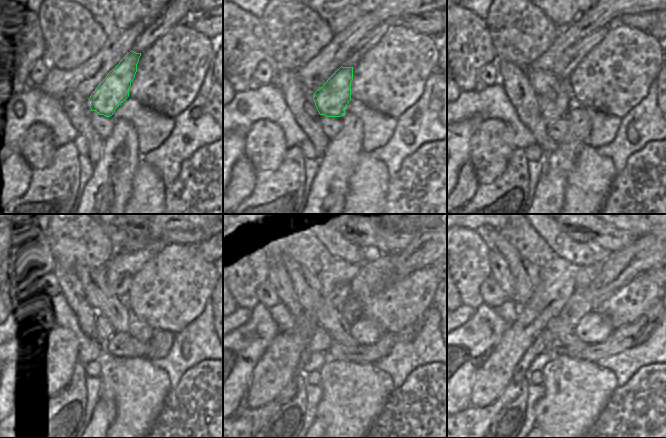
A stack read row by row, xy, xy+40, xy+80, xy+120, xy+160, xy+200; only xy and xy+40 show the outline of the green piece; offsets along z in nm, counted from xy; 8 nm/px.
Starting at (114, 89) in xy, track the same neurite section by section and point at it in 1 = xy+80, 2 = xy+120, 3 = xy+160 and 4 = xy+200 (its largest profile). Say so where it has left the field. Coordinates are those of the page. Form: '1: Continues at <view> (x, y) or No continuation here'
1: Continues at xy+80 (554, 105)
2: Continues at xy+120 (96, 336)
3: Continues at xy+160 (320, 342)
4: Continues at xy+200 (472, 417).

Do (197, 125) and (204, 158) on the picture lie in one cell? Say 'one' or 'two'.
two

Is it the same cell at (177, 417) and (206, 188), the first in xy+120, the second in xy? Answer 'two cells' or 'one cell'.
one cell

